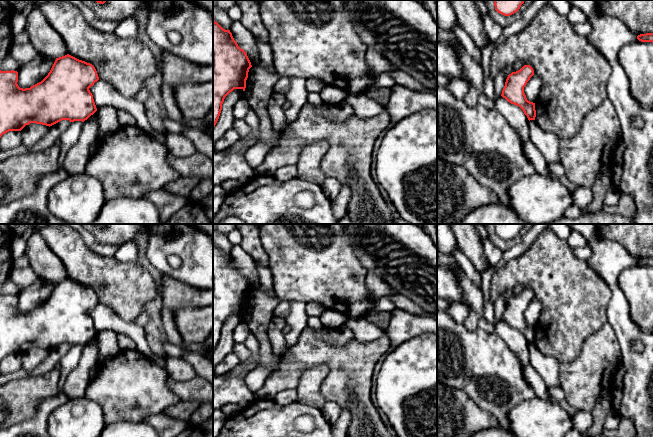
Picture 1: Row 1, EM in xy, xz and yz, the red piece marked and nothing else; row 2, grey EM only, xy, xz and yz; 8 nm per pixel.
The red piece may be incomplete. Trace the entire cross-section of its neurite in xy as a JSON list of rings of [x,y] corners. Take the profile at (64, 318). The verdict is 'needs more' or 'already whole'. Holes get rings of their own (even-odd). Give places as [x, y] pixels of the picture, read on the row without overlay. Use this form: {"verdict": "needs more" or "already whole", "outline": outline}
{"verdict": "already whole", "outline": [[[69,278],[56,282],[48,299],[30,312],[20,312],[18,296],[0,294],[0,362],[9,355],[21,355],[30,347],[52,350],[62,344],[87,344],[96,335],[89,312],[99,304],[95,291]]]}

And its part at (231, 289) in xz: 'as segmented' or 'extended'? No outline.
as segmented

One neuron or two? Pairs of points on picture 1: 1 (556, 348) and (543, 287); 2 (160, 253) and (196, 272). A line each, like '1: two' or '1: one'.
1: one
2: one

